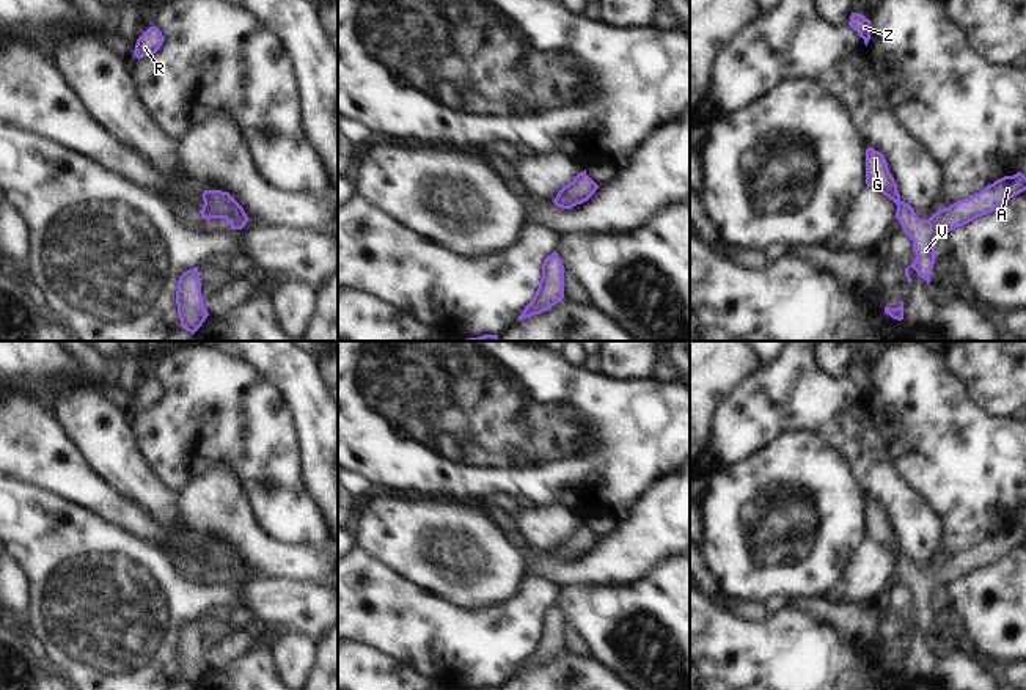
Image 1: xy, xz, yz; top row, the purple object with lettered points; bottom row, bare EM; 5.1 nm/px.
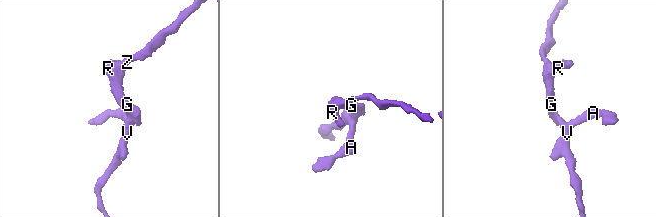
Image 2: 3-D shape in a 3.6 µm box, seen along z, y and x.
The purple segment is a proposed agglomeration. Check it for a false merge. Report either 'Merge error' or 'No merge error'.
No merge error.

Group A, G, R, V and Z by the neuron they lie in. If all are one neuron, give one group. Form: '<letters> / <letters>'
A G R V Z

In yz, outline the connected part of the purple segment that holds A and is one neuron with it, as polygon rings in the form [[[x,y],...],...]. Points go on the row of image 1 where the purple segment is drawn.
[[[874,148],[866,149],[866,184],[897,204],[896,218],[900,222],[903,233],[913,240],[913,251],[916,255],[910,267],[929,284],[936,258],[935,242],[949,231],[996,211],[1010,198],[1024,192],[1026,176],[1020,171],[1013,176],[1004,176],[979,193],[940,209],[929,220],[919,218],[914,209],[900,200],[885,156]]]

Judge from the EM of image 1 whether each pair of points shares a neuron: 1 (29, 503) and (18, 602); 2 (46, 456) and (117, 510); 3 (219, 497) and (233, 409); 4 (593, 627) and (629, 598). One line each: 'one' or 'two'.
1: two
2: one
3: two
4: one

